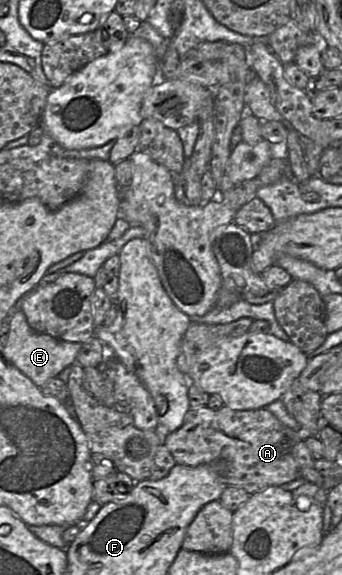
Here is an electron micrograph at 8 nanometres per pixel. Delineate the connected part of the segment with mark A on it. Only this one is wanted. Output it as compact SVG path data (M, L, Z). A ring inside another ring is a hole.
M206 405L190 408L183 425L168 434L164 445L177 464L192 467L210 465L220 476L221 482L228 486L243 488L251 495L269 486L281 486L299 478L300 467L292 454L294 445L299 441L302 439L298 431L281 423L267 408L232 410L224 405L219 410L212 410Z

